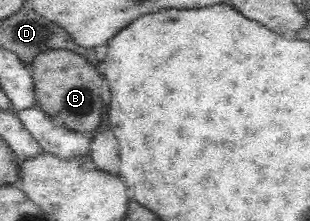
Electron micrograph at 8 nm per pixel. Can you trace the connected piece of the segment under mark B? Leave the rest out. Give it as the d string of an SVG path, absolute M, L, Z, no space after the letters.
M66 49L44 50L32 60L29 67L35 100L56 126L65 126L79 133L99 127L103 107L100 92L104 76L84 56Z

